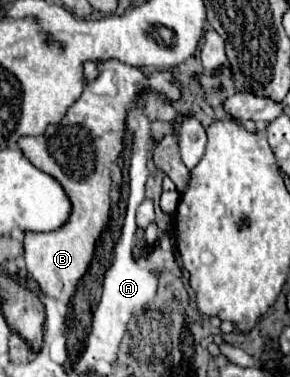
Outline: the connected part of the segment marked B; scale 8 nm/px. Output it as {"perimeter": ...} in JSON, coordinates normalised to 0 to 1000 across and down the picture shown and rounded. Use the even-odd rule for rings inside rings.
{"perimeter":[[[379,156],[338,167],[338,204],[297,215],[283,252],[255,268],[200,332],[166,332],[131,363],[83,358],[62,369],[62,390],[83,416],[138,454],[179,464],[221,496],[221,512],[248,544],[234,586],[193,613],[83,618],[83,687],[97,724],[138,756],[145,777],[221,804],[241,798],[269,745],[297,724],[324,676],[324,650],[372,597],[386,485],[379,432],[400,427],[421,401],[434,284],[469,268],[469,252],[490,231],[517,231],[593,268],[621,263],[621,231],[593,220],[579,188],[503,199],[490,183]]]}

